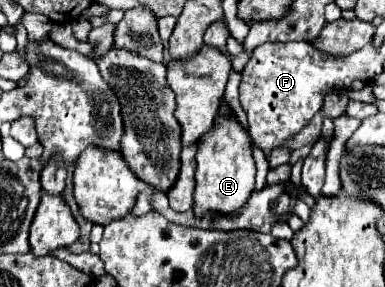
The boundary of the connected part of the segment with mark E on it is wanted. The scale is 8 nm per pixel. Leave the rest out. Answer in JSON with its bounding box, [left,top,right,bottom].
[192,108,256,216]

